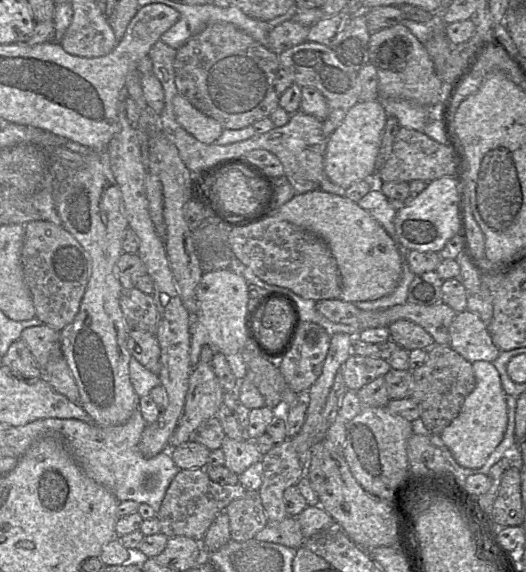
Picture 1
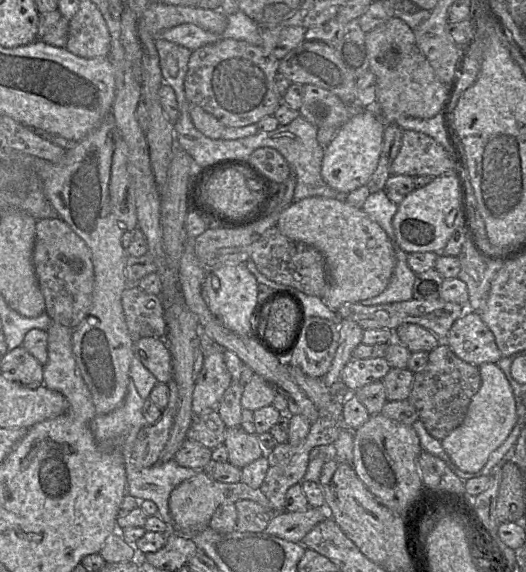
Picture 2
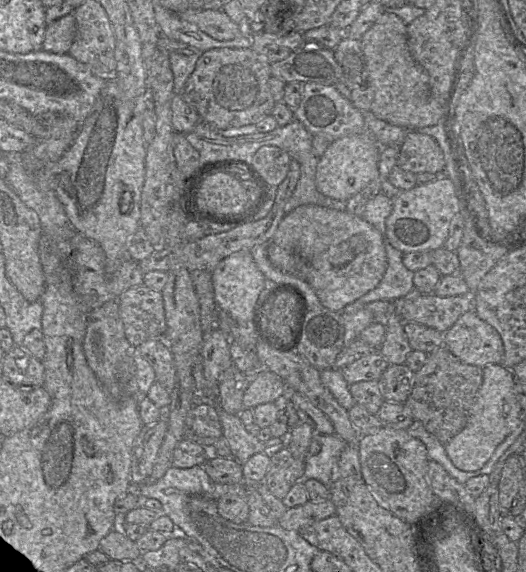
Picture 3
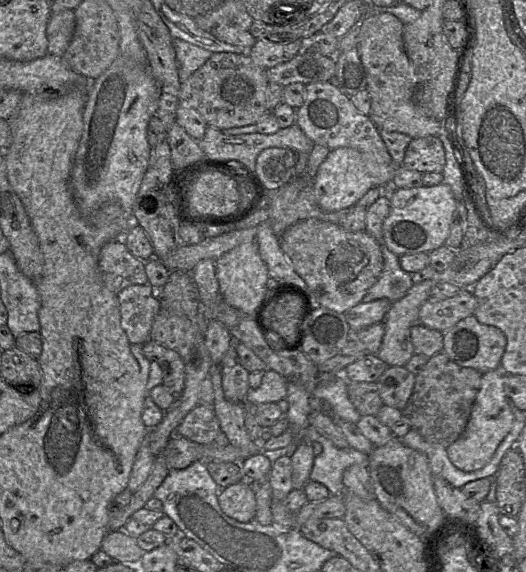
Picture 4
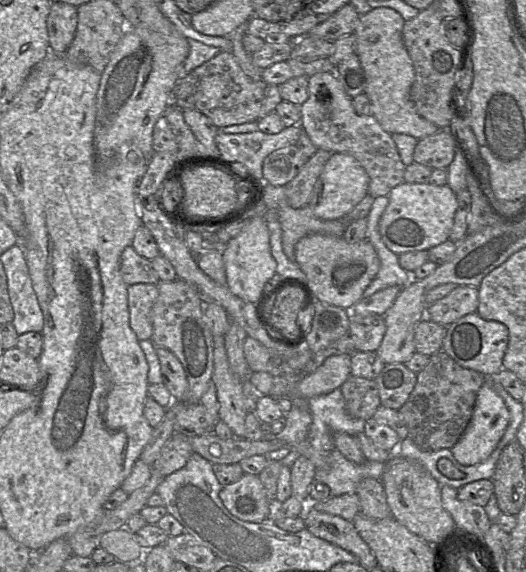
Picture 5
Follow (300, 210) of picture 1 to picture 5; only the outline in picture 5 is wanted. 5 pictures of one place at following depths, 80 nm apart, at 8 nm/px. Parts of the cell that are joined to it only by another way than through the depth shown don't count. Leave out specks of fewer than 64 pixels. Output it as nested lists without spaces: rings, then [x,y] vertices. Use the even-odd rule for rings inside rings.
[[[309,234],[295,245],[297,265],[306,276],[316,300],[351,311],[380,269],[380,259],[368,239],[349,243],[343,236]]]

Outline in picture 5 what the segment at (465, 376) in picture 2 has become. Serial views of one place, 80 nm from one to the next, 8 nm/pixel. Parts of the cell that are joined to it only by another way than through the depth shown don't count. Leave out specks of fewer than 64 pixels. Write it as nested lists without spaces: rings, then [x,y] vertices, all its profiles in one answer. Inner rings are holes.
[[[444,351],[430,356],[424,369],[417,373],[417,380],[408,400],[399,409],[401,419],[408,428],[408,436],[424,451],[451,449],[464,433],[473,413],[478,390],[485,382],[483,374],[461,367]]]

